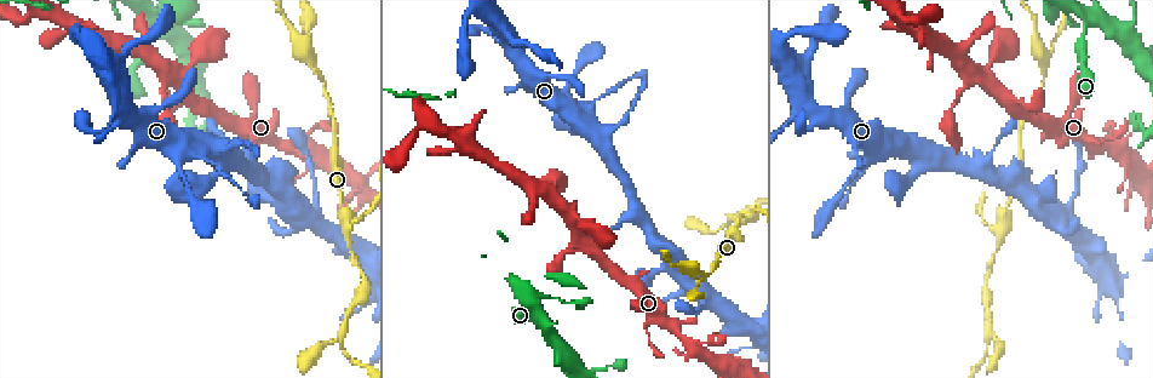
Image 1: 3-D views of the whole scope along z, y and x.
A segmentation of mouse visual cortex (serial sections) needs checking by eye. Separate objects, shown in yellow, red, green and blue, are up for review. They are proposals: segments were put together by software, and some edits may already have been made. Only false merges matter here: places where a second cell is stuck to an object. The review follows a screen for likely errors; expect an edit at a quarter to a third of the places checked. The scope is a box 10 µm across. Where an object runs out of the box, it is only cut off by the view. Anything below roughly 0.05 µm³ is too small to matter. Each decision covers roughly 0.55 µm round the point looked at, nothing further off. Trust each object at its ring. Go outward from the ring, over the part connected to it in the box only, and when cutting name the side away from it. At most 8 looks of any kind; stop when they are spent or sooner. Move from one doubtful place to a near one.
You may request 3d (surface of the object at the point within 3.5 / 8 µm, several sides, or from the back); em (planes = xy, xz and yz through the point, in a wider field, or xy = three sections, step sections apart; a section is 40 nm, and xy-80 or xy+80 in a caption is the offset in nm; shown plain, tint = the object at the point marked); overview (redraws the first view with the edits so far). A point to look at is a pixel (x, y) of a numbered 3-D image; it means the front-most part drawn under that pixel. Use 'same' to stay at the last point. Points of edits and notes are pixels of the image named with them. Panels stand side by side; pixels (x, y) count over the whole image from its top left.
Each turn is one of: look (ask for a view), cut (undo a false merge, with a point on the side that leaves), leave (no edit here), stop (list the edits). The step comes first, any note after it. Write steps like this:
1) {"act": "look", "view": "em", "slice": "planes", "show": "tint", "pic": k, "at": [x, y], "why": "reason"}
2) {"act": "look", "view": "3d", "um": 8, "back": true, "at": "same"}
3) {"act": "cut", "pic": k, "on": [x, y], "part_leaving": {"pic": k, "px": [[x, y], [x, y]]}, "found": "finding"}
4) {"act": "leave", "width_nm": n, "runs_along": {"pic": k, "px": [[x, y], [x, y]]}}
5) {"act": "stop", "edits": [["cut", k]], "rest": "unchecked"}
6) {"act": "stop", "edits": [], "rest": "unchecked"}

{"act": "look", "view": "em", "slice": "planes", "show": "tint", "pic": 1, "at": [117, 124]}

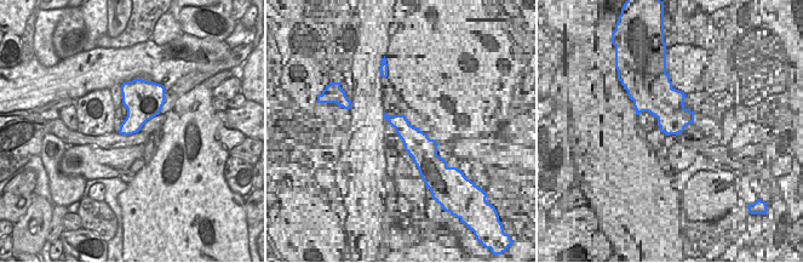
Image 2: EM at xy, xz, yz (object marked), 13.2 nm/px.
{"act": "look", "view": "3d", "um": 3.5, "at": "same"}

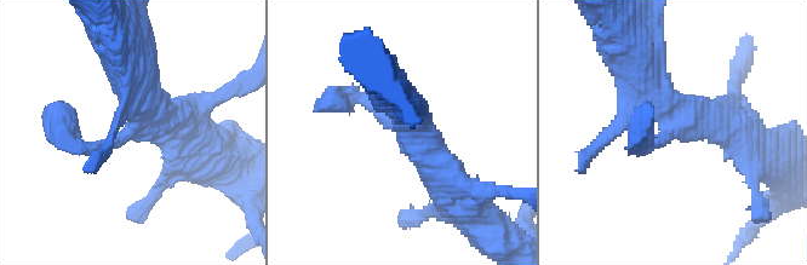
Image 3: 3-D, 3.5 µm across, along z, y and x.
{"act": "leave", "found": "one cell here"}

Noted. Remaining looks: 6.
{"act": "look", "view": "3d", "um": 3.5, "pic": 1, "at": [691, 272], "why": "side arm on a straight run"}

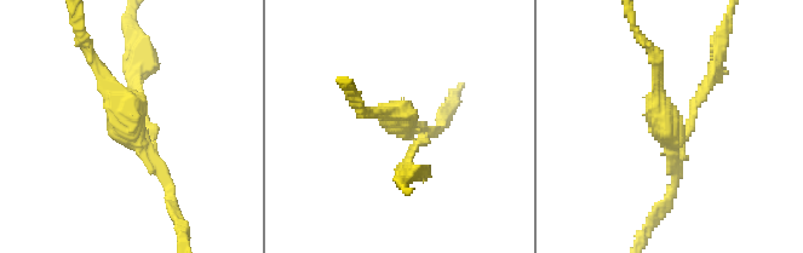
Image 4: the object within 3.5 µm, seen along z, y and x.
{"act": "look", "view": "em", "slice": "xy", "step": 2, "show": "tint", "pic": 4, "at": [134, 135], "arms": 3, "arm_widths_nm": [150, 150, 200], "why": "now the EM"}

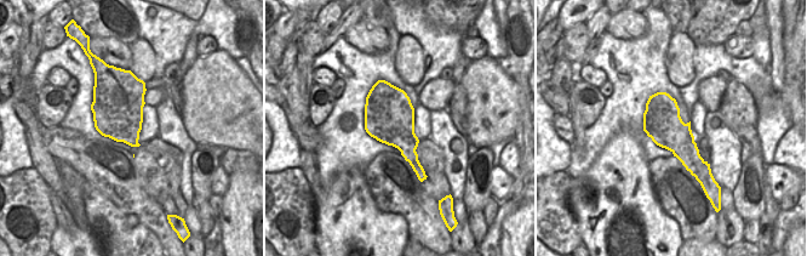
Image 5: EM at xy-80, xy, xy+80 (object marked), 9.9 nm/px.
{"act": "cut", "pic": 4, "on": [703, 93], "part_leaving": {"pic": 4, "px": [[687, 128], [727, 24]]}, "found": "a second cell is stuck on"}

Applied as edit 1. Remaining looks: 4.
{"act": "look", "view": "overview", "why": "redraw"}

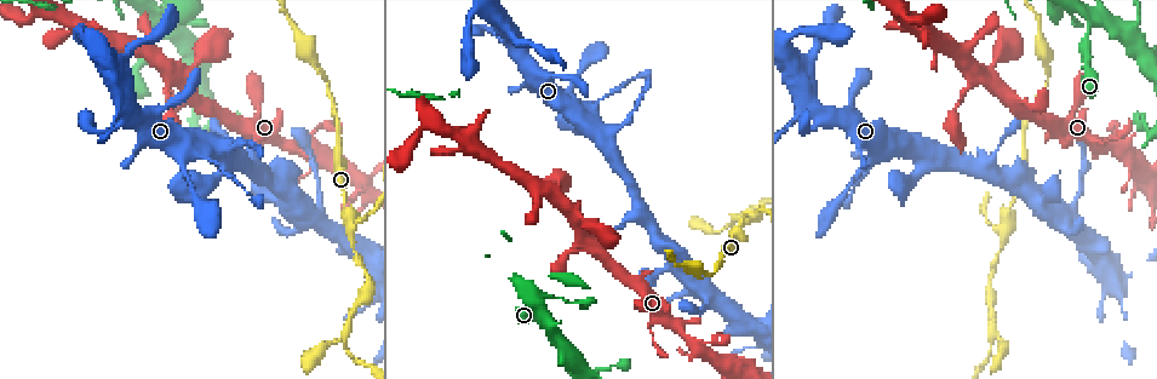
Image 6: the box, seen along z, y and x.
{"act": "look", "view": "3d", "um": 3.5, "pic": 6, "at": [739, 232], "why": "two arms in line, one across"}

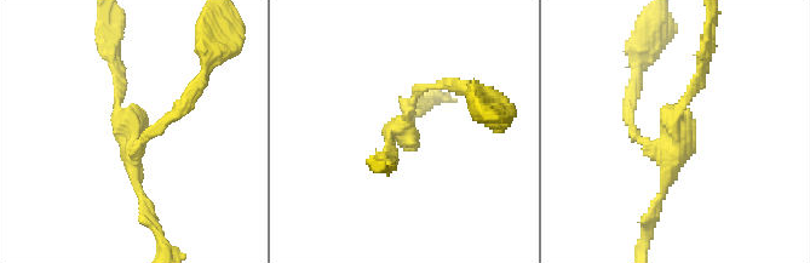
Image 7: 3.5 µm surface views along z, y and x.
{"act": "look", "view": "em", "slice": "xy", "step": 2, "show": "tint", "pic": 7, "at": [405, 133]}

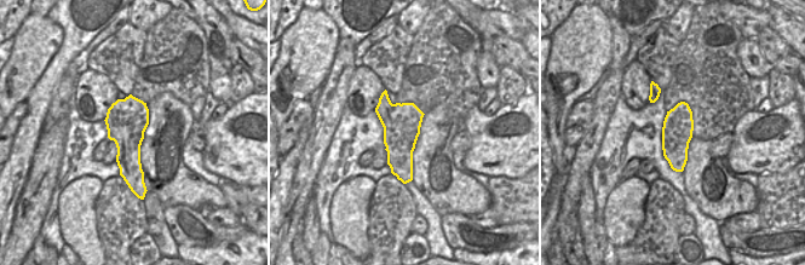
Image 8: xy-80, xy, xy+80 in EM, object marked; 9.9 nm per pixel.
{"act": "leave", "width_nm": 380, "runs_along": {"pic": 7, "px": [[698, 81], [651, 223]]}, "found": "one cell here"}

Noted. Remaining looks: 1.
{"act": "stop", "edits": [["cut", 4]], "rest": "unchecked"}

